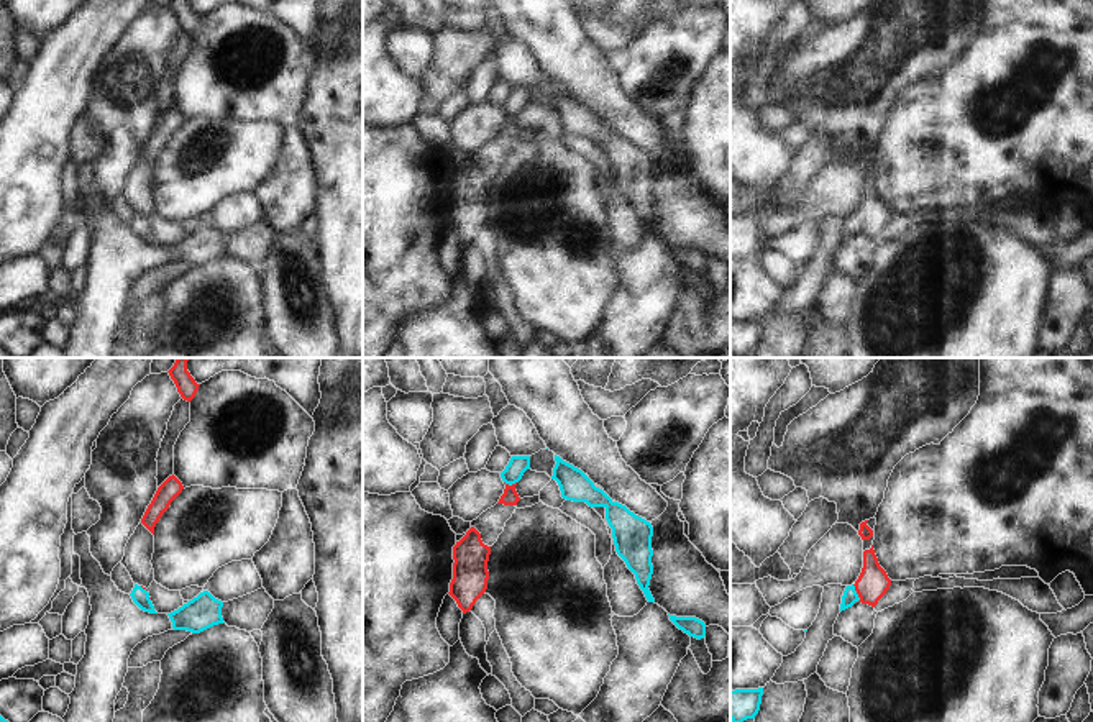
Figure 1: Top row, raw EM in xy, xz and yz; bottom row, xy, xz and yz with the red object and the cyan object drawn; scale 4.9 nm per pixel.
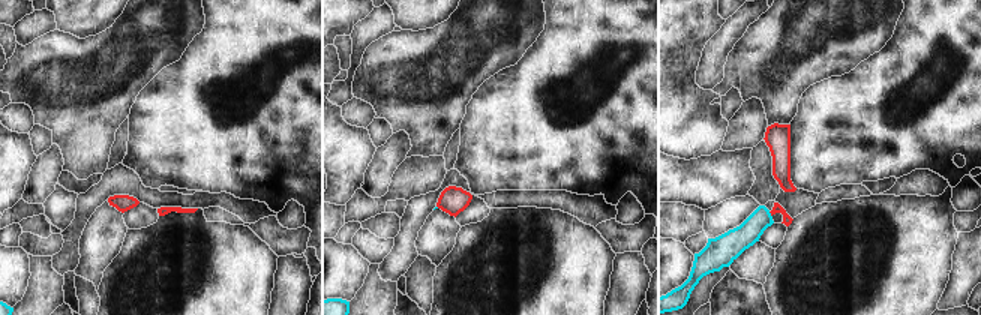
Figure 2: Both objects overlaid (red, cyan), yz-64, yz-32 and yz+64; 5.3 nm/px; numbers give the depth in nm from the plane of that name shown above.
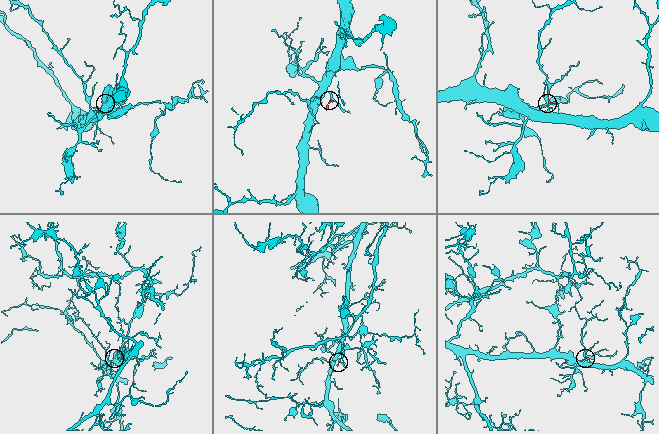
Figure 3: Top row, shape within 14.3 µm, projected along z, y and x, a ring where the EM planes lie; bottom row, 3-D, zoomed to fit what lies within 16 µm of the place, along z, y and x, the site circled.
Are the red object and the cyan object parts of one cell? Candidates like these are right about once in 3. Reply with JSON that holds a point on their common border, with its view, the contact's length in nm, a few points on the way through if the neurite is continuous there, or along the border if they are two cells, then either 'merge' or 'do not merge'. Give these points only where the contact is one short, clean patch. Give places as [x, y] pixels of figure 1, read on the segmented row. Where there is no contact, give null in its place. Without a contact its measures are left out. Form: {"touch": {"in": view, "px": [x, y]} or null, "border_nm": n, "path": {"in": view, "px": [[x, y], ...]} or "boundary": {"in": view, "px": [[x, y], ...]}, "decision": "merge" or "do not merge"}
{"touch": {"in": "yz", "px": [857, 593]}, "border_nm": 100, "path": {"in": "yz", "px": [[872, 584], [857, 593], [850, 596]]}, "decision": "merge"}

